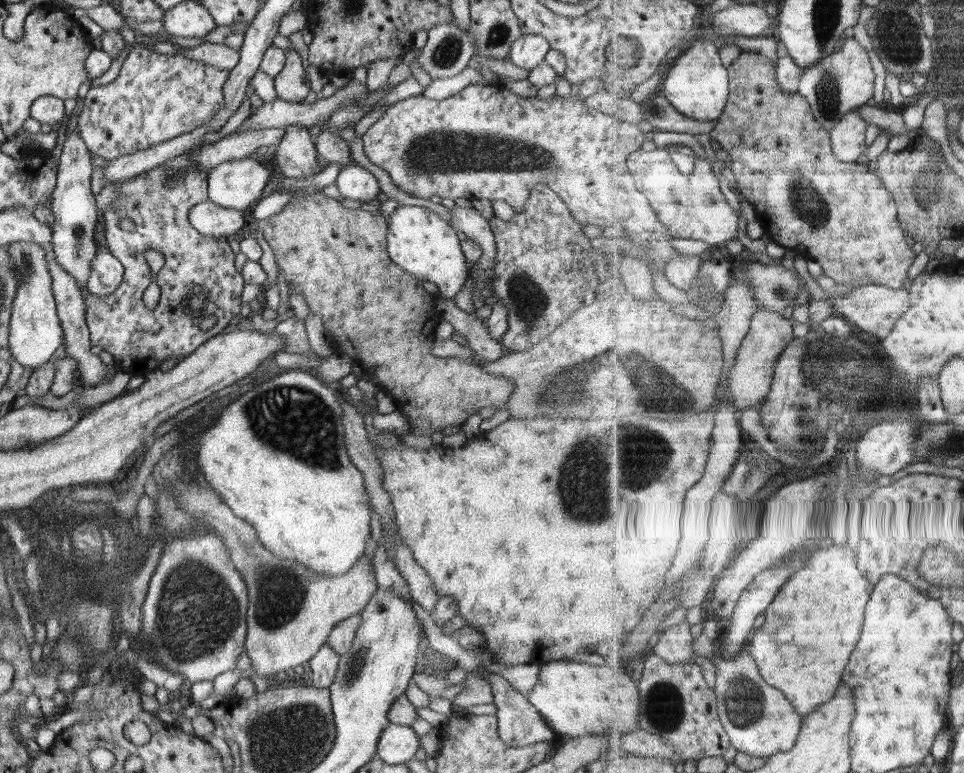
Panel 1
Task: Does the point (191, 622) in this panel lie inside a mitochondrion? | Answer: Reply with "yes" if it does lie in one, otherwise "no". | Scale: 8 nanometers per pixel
yes

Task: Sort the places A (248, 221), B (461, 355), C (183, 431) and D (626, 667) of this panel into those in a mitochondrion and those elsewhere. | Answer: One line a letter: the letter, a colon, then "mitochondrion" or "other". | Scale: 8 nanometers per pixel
A: other
B: other
C: other
D: other

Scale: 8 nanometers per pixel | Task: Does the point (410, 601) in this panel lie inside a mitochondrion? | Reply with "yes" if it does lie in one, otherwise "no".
no

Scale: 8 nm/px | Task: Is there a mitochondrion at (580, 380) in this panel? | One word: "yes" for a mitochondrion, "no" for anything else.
yes

